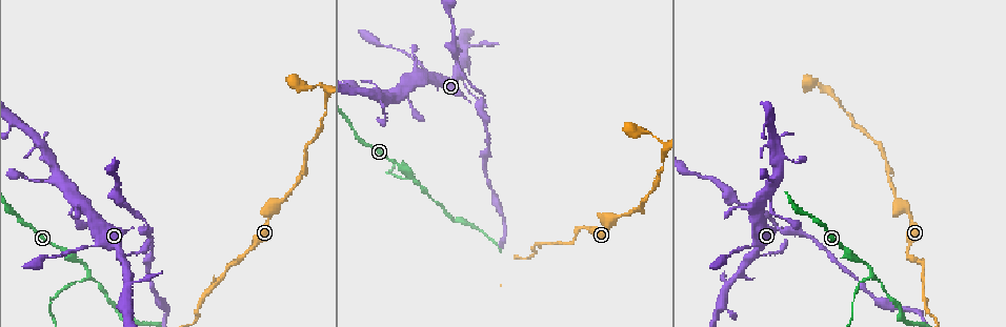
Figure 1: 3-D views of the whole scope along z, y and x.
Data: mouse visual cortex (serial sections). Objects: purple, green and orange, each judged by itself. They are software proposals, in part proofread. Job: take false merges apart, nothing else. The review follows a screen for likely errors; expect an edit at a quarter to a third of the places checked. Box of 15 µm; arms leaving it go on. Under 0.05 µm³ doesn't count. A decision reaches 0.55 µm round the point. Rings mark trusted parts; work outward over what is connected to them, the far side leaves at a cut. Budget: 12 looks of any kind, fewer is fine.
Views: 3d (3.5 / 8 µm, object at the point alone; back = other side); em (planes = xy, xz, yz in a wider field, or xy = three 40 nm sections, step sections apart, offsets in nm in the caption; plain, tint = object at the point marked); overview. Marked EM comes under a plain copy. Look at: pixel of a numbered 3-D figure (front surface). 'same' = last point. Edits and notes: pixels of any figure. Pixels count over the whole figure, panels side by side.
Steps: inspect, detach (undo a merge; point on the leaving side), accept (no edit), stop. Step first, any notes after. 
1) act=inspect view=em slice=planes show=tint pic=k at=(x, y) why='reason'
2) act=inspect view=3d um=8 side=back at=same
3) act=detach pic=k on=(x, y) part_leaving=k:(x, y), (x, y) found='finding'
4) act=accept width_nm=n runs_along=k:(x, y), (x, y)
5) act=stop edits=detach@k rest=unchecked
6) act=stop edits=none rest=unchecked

act=inspect view=3d um=3.5 side=back pic=1 at=(769, 205) why='sharp bend'

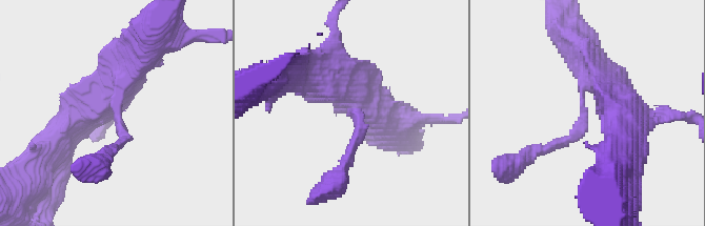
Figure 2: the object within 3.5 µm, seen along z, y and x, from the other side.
act=inspect view=em slice=planes show=tint pic=2 at=(583, 106) why='now the EM'

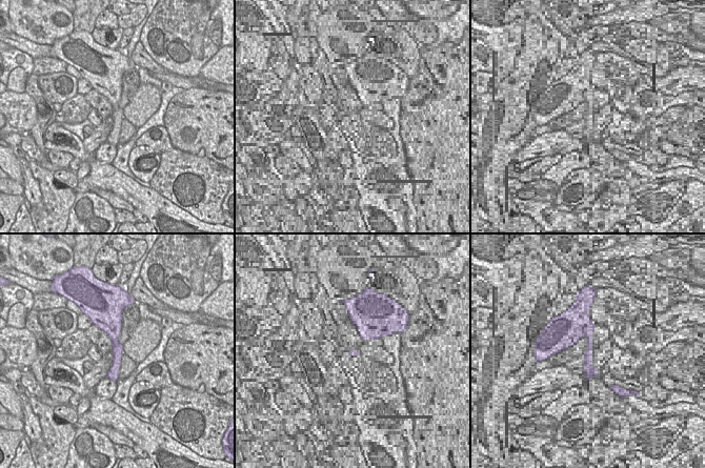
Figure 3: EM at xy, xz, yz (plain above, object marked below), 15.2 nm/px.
act=inspect view=em slice=xy step=3 show=tint at=same

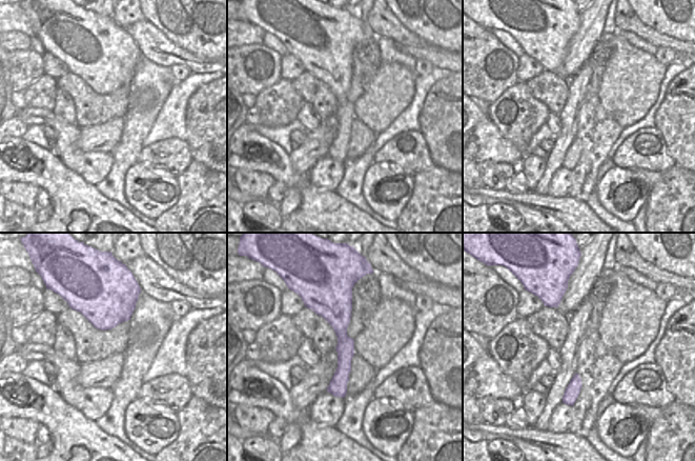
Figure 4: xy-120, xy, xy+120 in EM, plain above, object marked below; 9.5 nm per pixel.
act=accept width_nm=180 runs_along=4:(336, 296), (344, 340), (342, 394) found='one cell here'

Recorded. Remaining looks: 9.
act=inspect view=3d um=3.5 pic=1 at=(93, 246) why='thick turns thin'

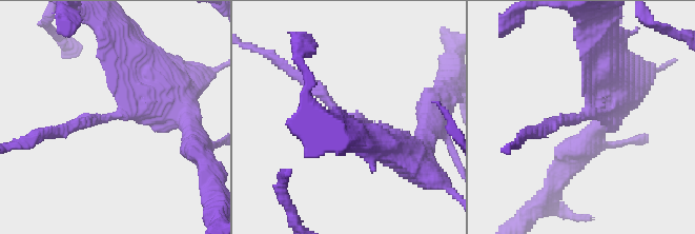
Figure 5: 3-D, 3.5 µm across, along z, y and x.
act=inspect view=em slice=xy step=1 show=tint pic=5 at=(121, 115) arm_widths_nm=200,500 why='need the tissue'

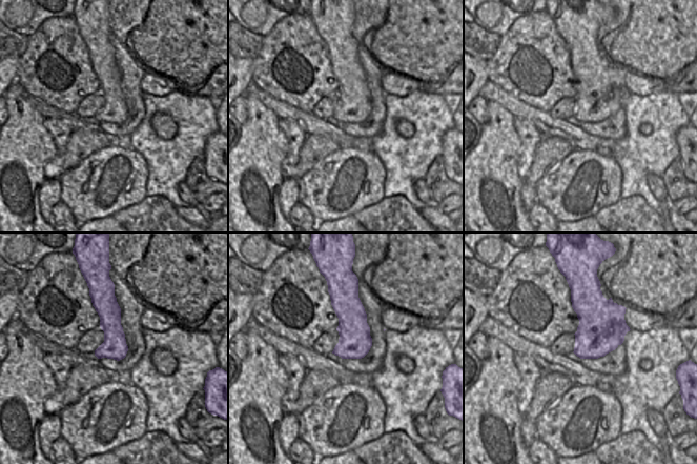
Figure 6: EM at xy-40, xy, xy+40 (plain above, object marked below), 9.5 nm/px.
act=detach pic=5 on=(75, 123) part_leaving=5:(97, 119), (45, 130), (23, 142) found='a second cell is stuck on'

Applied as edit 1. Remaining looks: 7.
act=inspect view=overview why='redraw'

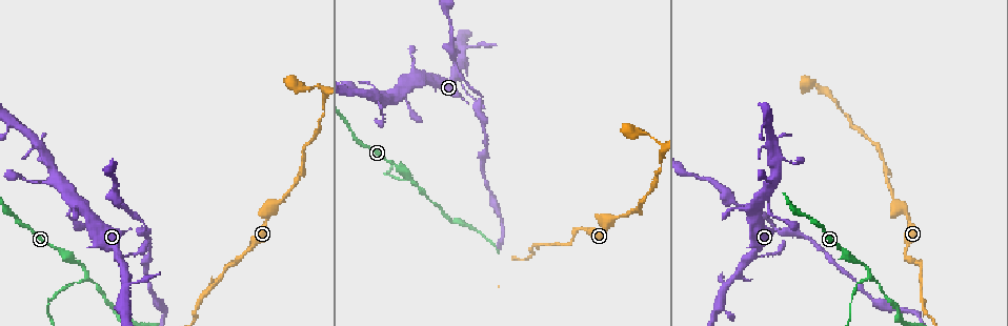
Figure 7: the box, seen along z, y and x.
act=inspect view=3d um=3.5 pic=7 at=(422, 192) why='three-way junction'

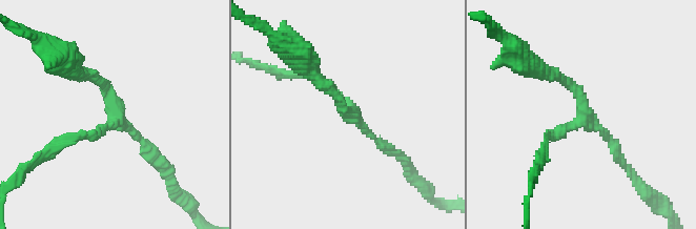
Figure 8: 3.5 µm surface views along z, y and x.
act=inspect view=em slice=xy step=1 show=tint pic=8 at=(113, 118) arms=3 arm_widths_nm=100,150,200

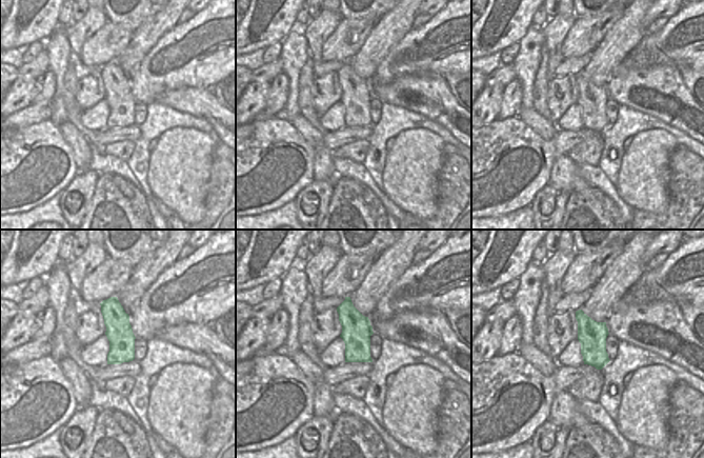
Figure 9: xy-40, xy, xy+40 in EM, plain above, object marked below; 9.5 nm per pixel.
act=accept found='all the same cell'

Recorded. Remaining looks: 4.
act=inspect view=3d um=3.5 pic=7 at=(50, 304) why='a narrow waist'

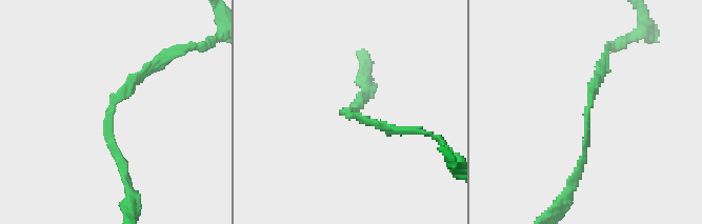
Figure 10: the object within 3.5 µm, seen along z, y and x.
act=inspect view=em slice=xy step=2 show=tint pic=10 at=(350, 114) arm_widths_nm=100,150 why='shape alone is not enough'

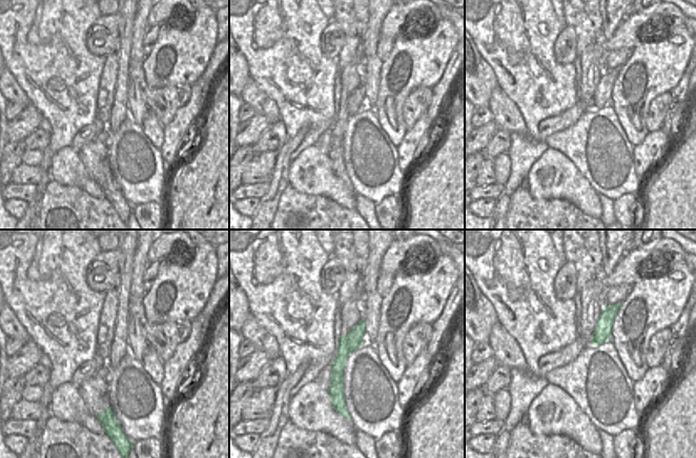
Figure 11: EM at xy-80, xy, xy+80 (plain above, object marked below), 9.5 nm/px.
act=accept runs_along=10:(605, 59), (575, 176) found='continuous, no second cell'

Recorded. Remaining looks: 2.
act=stop edits=detach@5 rest=unchecked

